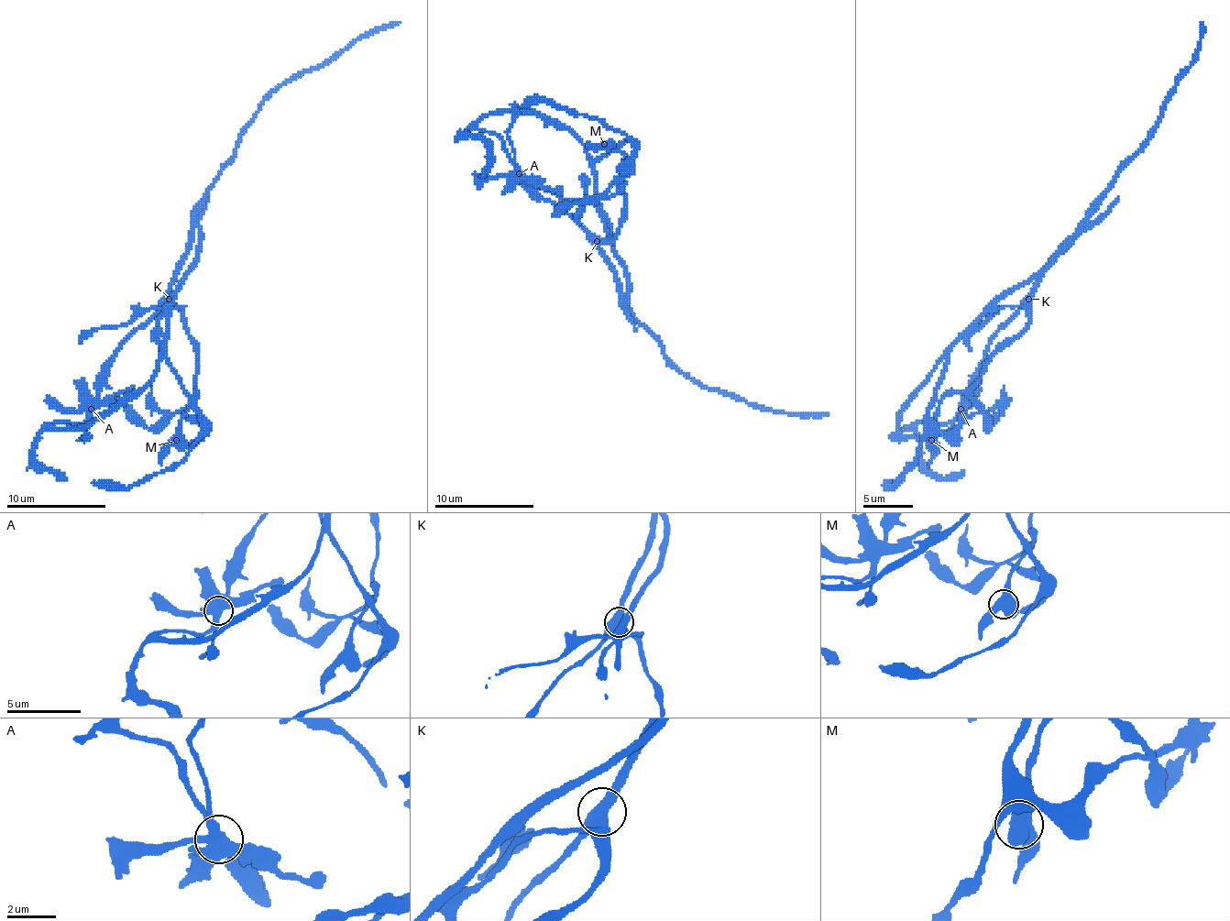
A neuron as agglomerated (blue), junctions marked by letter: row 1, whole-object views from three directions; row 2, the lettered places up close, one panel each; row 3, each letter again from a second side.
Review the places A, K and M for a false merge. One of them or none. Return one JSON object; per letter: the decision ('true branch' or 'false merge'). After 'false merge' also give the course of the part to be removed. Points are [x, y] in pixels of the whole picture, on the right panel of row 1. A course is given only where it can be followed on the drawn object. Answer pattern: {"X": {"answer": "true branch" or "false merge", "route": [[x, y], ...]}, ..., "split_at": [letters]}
{"A": {"answer": "false merge", "route": [[961, 408], [989, 341], [1021, 309], [1034, 283], [1143, 142], [1195, 60], [1202, 22]]}, "K": {"answer": "true branch"}, "M": {"answer": "true branch"}, "split_at": ["A"]}

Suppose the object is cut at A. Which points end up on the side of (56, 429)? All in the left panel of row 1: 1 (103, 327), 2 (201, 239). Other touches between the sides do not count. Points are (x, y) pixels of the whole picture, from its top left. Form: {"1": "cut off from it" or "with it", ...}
{"1": "with it", "2": "with it"}

